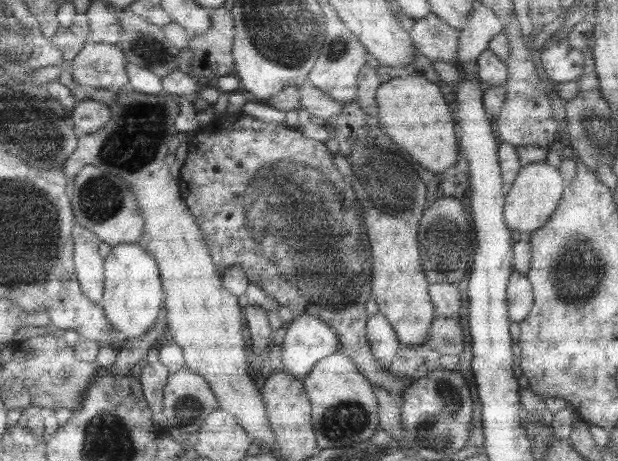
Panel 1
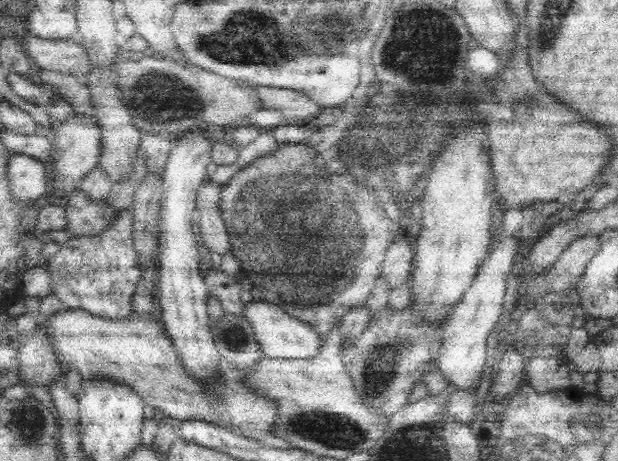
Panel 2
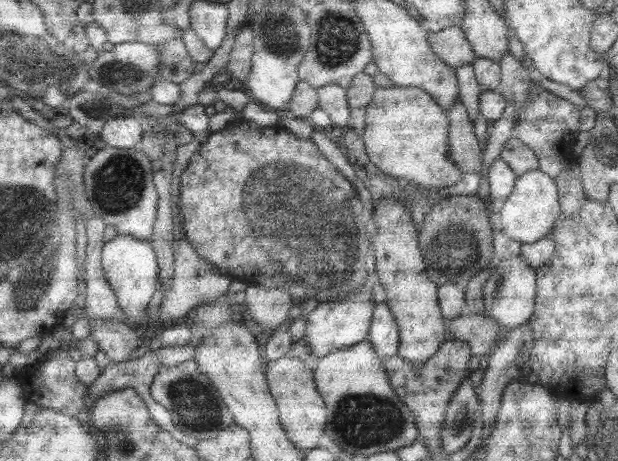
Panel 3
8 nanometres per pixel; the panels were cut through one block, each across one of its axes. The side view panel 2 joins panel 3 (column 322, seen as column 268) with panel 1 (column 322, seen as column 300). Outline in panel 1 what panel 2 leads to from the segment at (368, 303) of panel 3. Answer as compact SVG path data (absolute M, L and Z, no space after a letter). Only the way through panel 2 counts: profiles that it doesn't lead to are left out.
M305 314L305 316L297 316L297 318L293 316L293 320L285 324L285 336L283 336L283 342L279 344L279 348L281 348L281 364L283 364L281 372L285 372L297 380L303 380L321 358L339 350L339 340L337 340L337 334L333 332L333 328L329 328L323 320L319 320L317 316Z

